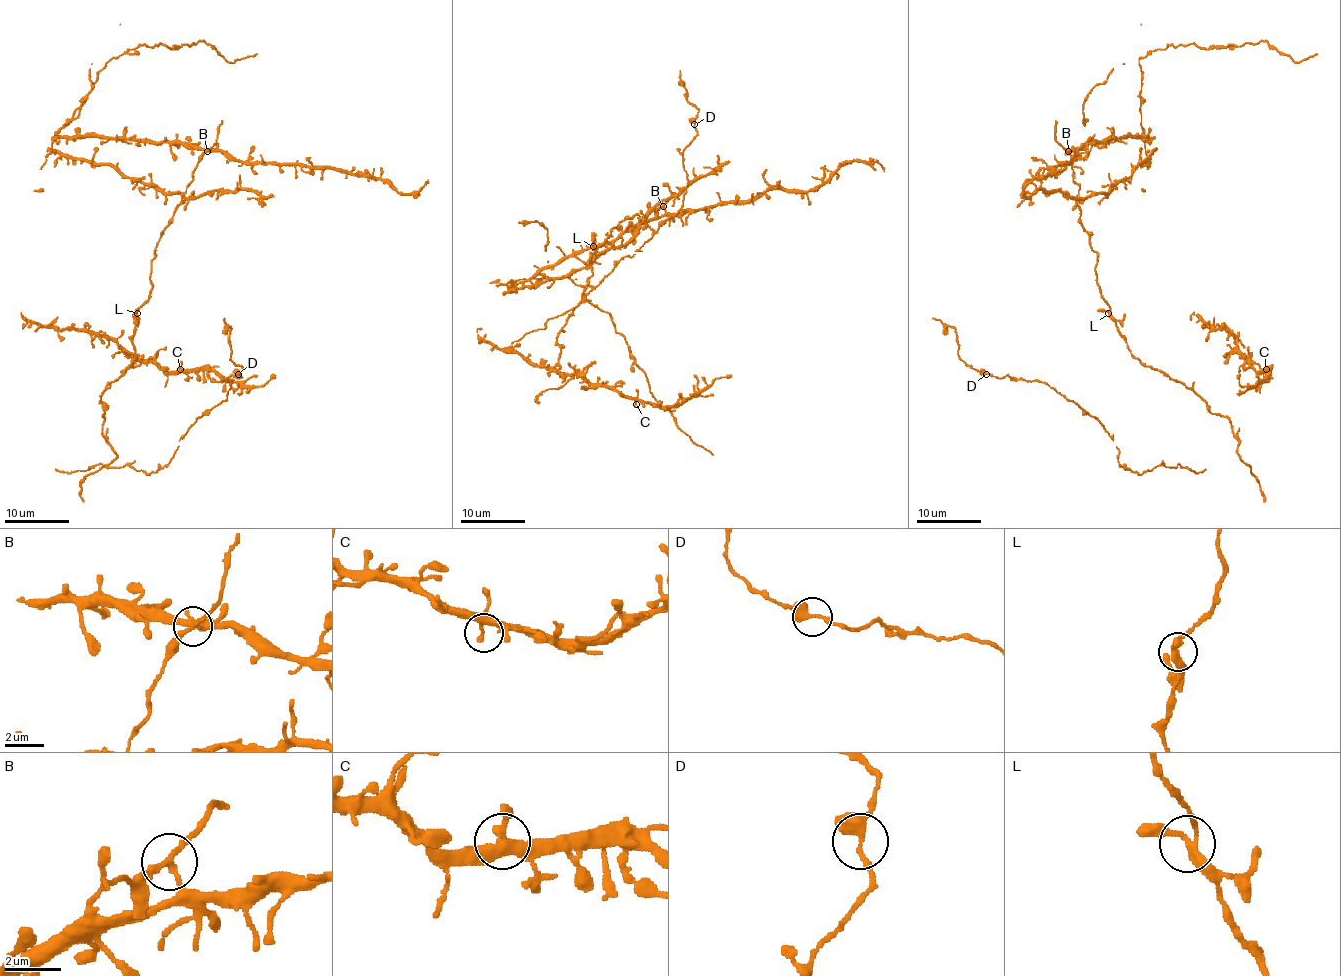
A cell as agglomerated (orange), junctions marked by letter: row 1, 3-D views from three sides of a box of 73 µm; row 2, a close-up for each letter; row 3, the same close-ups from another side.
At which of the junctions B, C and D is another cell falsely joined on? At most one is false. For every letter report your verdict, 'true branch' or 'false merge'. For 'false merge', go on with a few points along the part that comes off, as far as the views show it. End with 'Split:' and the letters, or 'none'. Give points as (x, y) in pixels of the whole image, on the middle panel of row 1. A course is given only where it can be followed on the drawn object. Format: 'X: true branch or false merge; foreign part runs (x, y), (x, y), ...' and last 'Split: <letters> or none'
B: false merge; foreign part runs (663, 206), (628, 218), (593, 248), (593, 274), (557, 336), (559, 372), (572, 376), (544, 389), (540, 402)
C: true branch
D: true branch
Split: B

